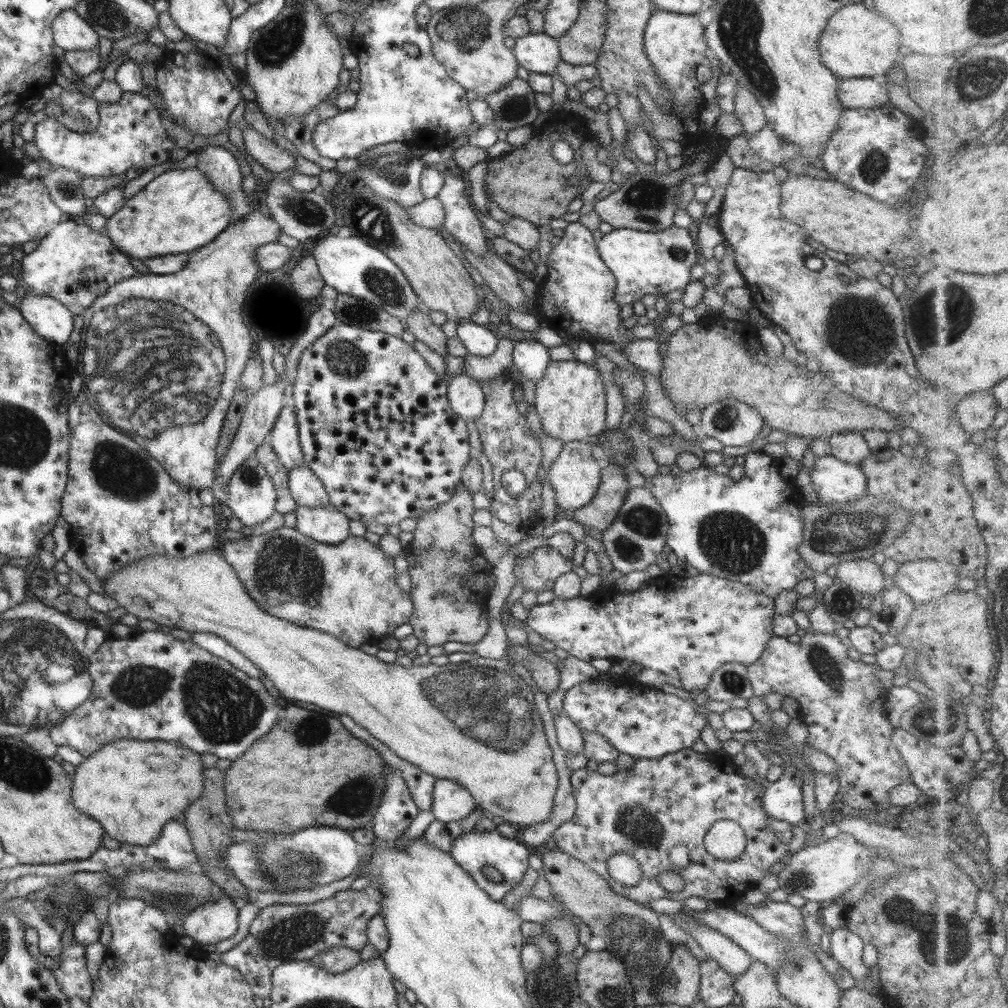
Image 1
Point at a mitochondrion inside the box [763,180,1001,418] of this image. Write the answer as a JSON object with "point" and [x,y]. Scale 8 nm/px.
{"point":[855,329]}

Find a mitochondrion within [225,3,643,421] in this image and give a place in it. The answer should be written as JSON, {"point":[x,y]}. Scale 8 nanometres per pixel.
{"point":[275,45]}

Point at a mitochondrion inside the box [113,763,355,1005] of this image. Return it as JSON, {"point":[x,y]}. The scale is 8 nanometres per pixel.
{"point":[297,929]}

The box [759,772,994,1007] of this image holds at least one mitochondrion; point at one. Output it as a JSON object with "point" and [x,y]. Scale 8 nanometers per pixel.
{"point":[942,944]}

